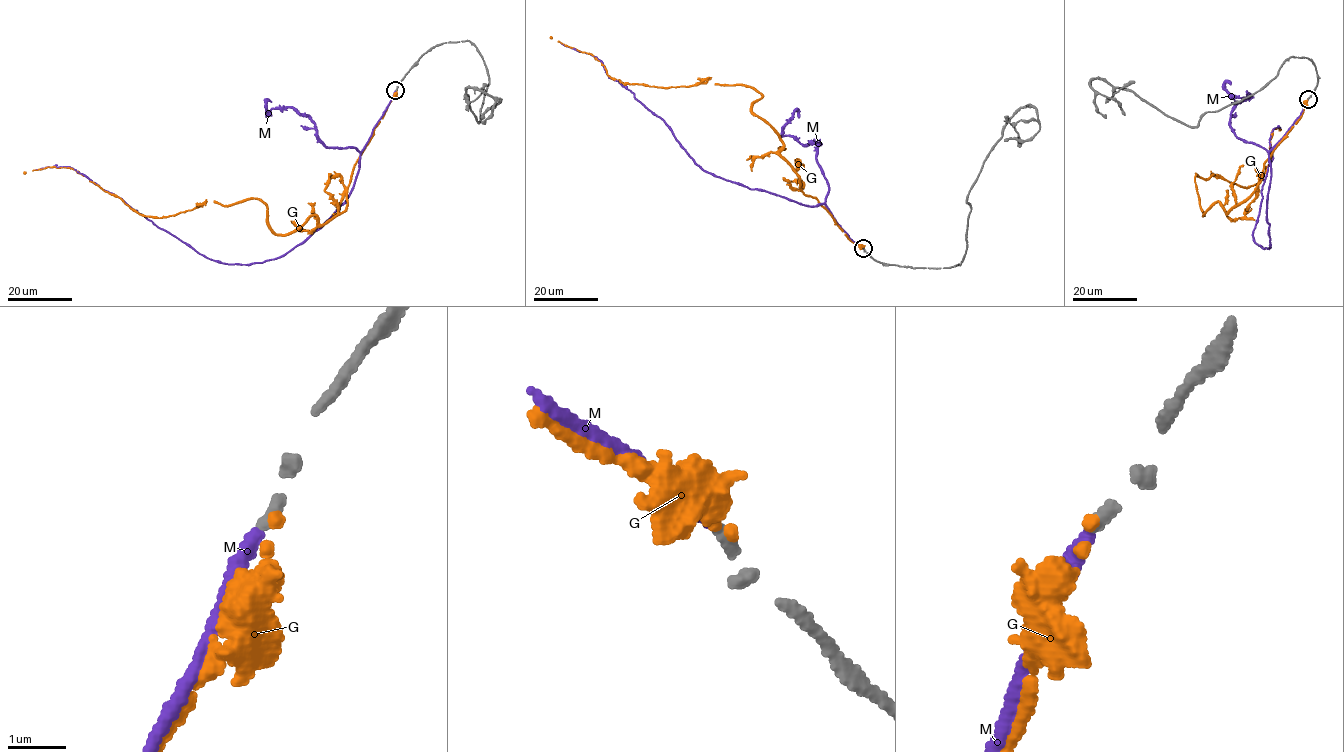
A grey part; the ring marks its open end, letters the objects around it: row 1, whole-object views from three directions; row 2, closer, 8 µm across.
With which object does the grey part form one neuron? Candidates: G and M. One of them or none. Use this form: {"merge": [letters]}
{"merge": ["M"]}

